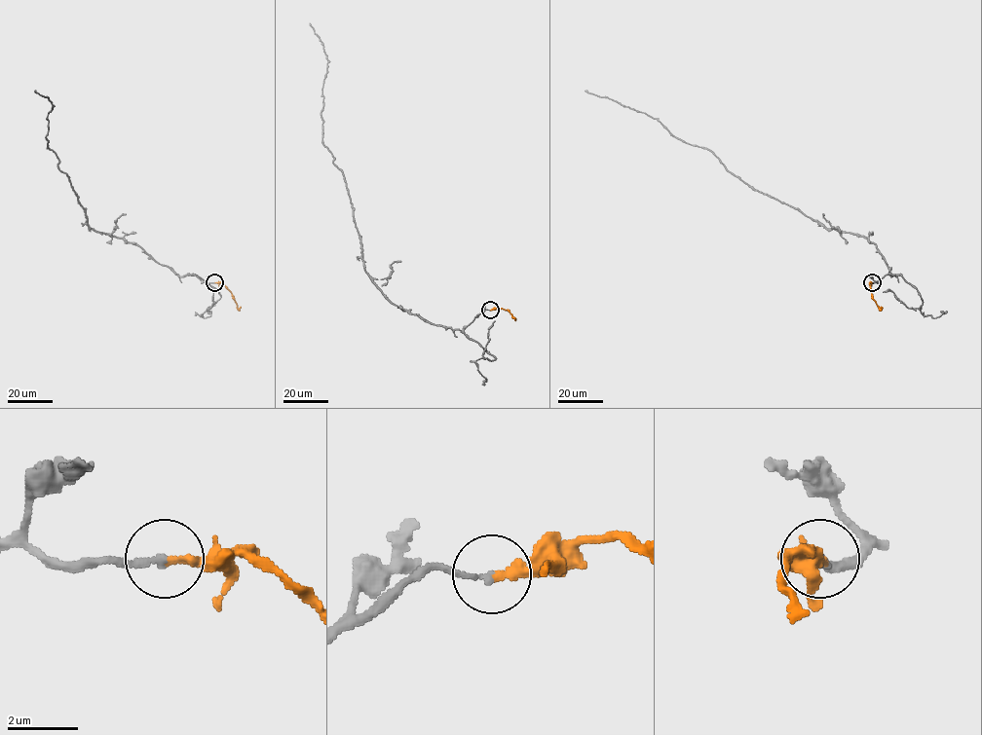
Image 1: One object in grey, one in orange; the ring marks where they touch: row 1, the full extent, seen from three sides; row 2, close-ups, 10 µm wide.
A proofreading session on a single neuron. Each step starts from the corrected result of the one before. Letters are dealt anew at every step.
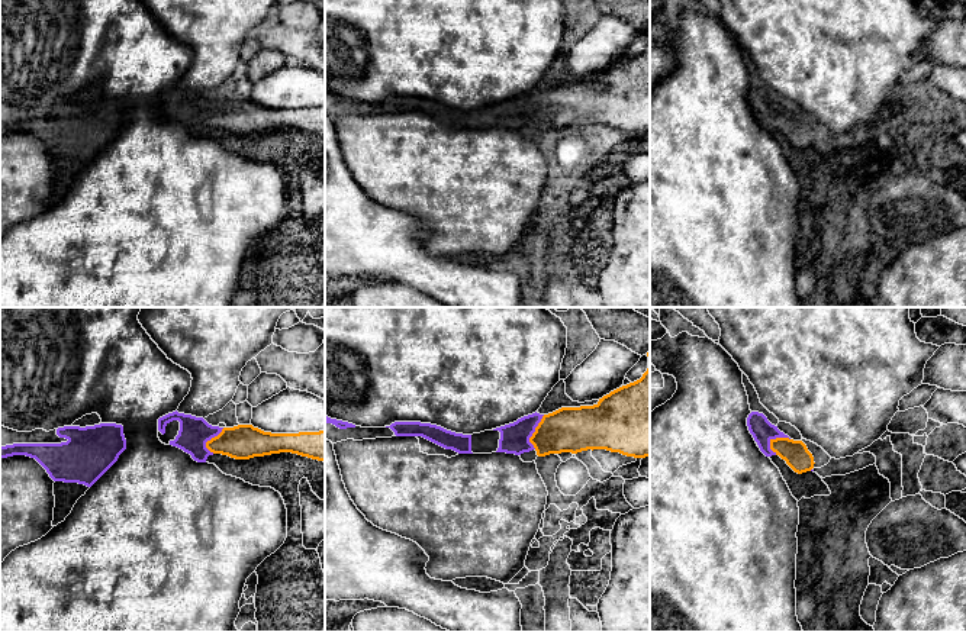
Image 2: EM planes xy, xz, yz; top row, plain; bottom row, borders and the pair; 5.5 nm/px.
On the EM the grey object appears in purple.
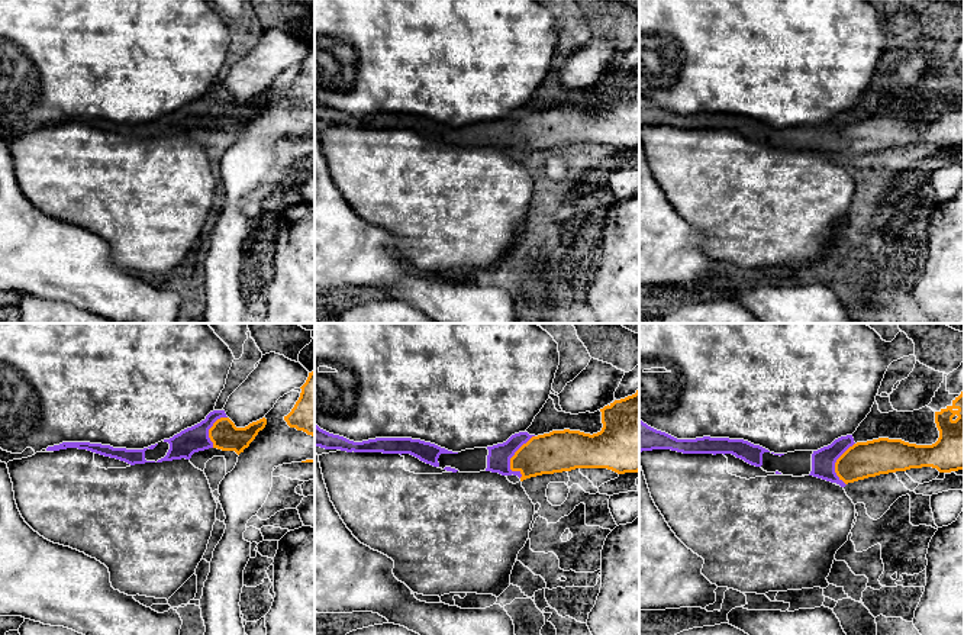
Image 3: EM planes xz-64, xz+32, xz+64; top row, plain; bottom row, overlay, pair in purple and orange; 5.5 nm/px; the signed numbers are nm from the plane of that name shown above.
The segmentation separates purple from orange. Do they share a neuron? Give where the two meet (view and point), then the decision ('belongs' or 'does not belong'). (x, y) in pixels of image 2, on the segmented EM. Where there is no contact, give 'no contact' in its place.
meets purple in yz at (776, 437); belongs

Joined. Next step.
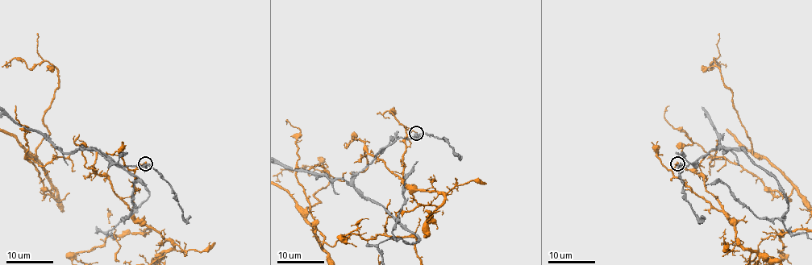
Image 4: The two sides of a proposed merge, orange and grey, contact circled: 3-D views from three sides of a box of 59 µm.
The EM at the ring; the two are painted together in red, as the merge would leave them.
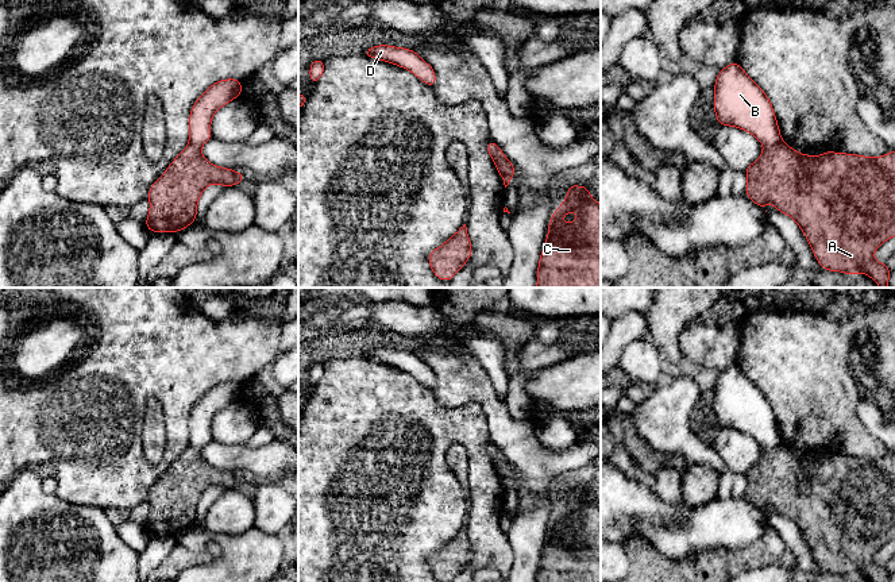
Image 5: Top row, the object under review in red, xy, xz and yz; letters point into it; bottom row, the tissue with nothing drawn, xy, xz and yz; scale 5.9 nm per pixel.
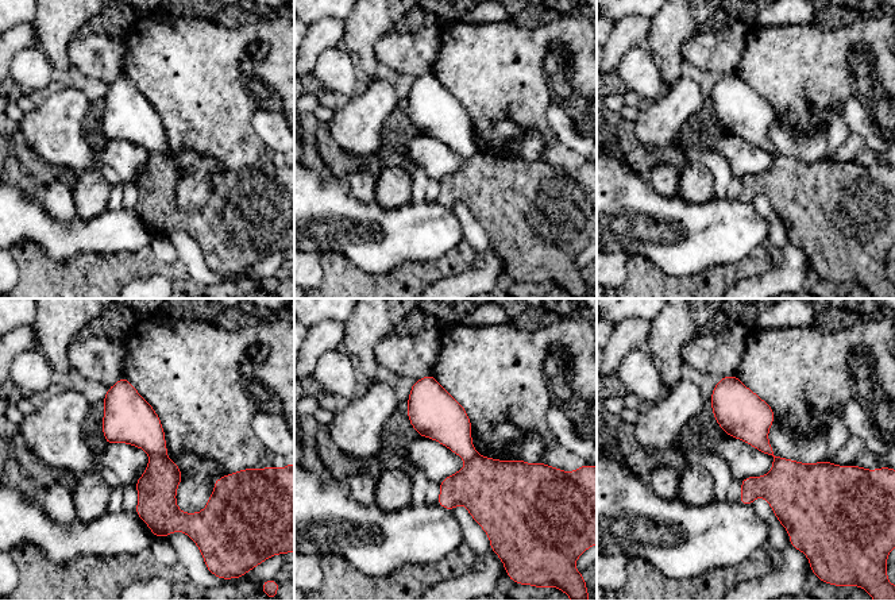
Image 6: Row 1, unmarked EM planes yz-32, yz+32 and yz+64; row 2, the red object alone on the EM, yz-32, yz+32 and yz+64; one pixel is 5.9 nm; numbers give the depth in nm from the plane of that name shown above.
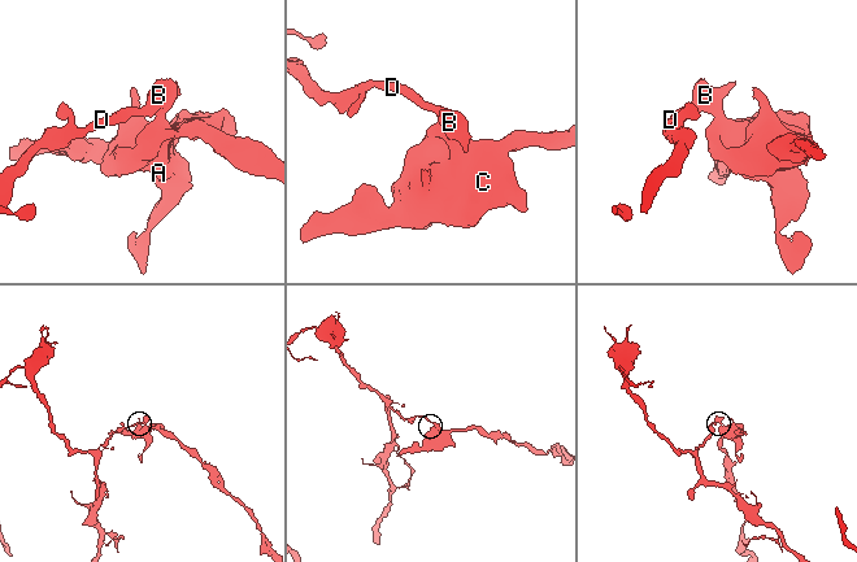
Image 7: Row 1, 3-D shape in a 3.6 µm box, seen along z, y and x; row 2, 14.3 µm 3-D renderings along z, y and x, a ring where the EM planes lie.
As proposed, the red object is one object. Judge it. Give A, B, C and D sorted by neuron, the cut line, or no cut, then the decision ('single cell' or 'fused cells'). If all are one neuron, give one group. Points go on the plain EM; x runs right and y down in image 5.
A C / B D | yz (782, 443), (764, 448) | fused cells

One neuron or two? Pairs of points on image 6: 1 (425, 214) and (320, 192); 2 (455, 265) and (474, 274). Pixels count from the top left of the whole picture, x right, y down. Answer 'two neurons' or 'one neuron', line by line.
1: one neuron
2: two neurons

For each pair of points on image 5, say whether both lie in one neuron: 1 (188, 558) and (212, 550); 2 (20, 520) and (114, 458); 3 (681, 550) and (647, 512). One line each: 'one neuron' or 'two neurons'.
1: one neuron
2: two neurons
3: one neuron

